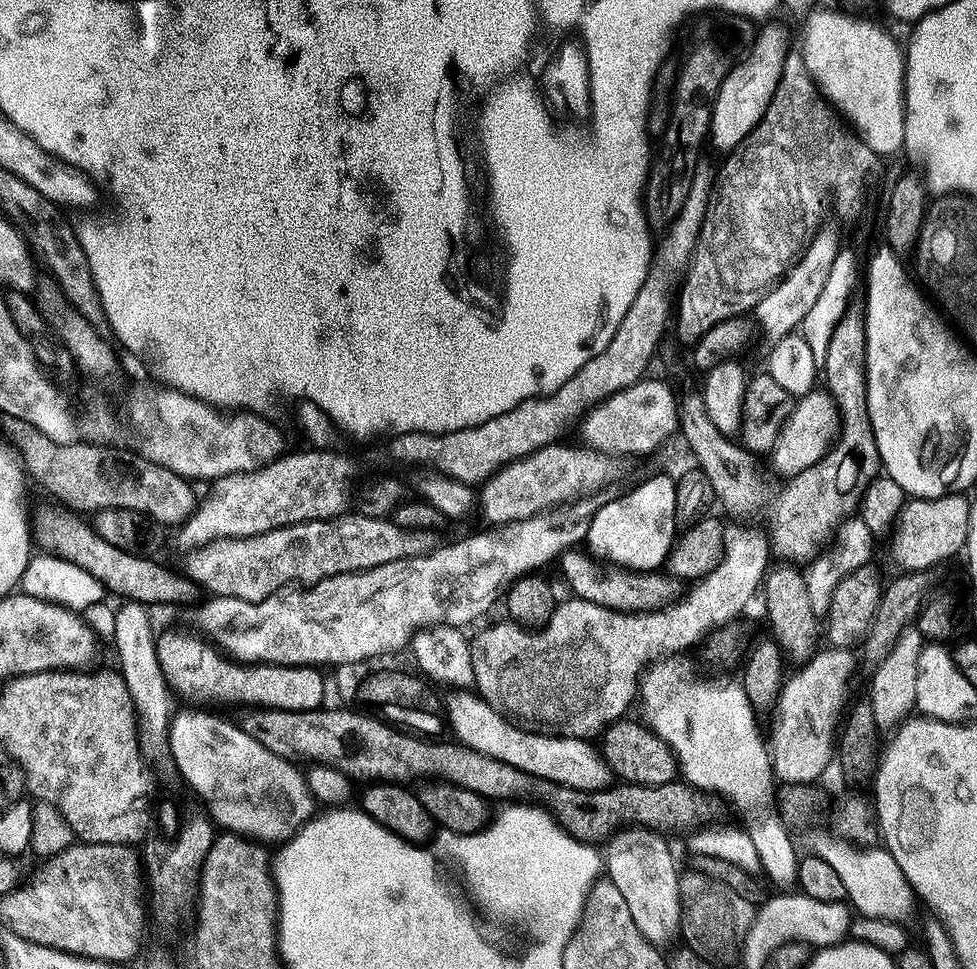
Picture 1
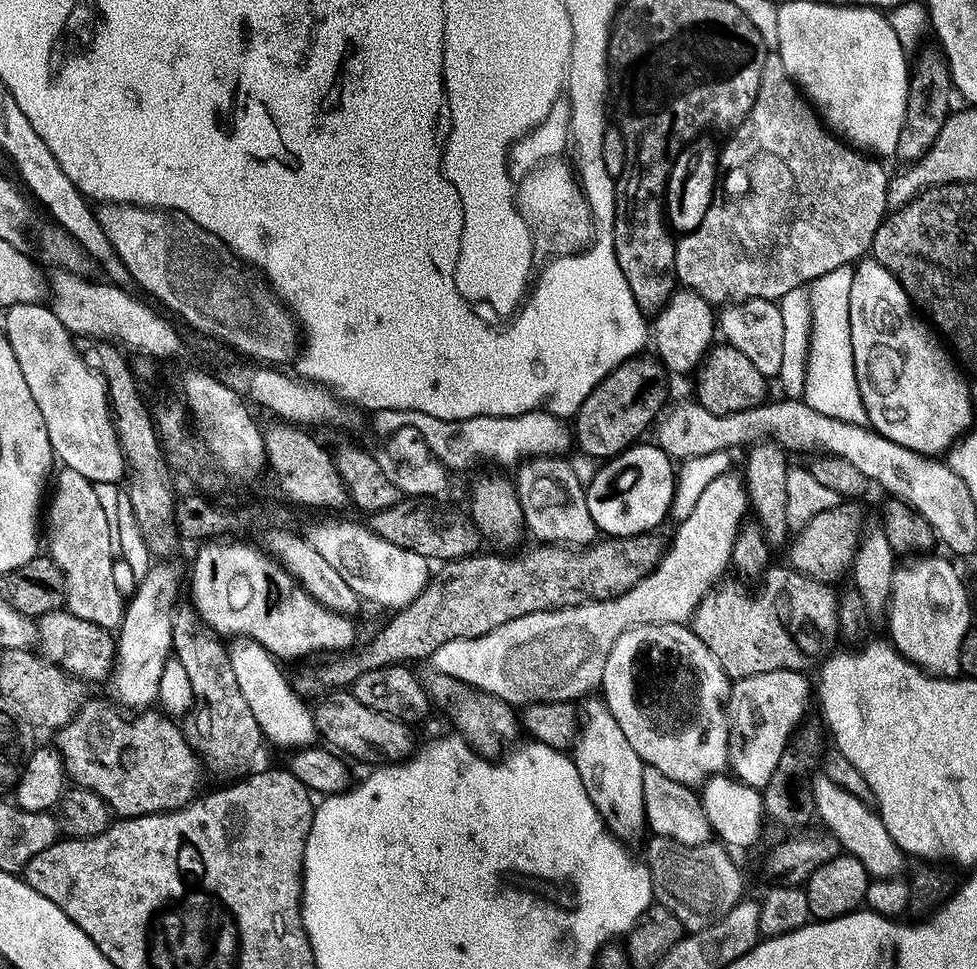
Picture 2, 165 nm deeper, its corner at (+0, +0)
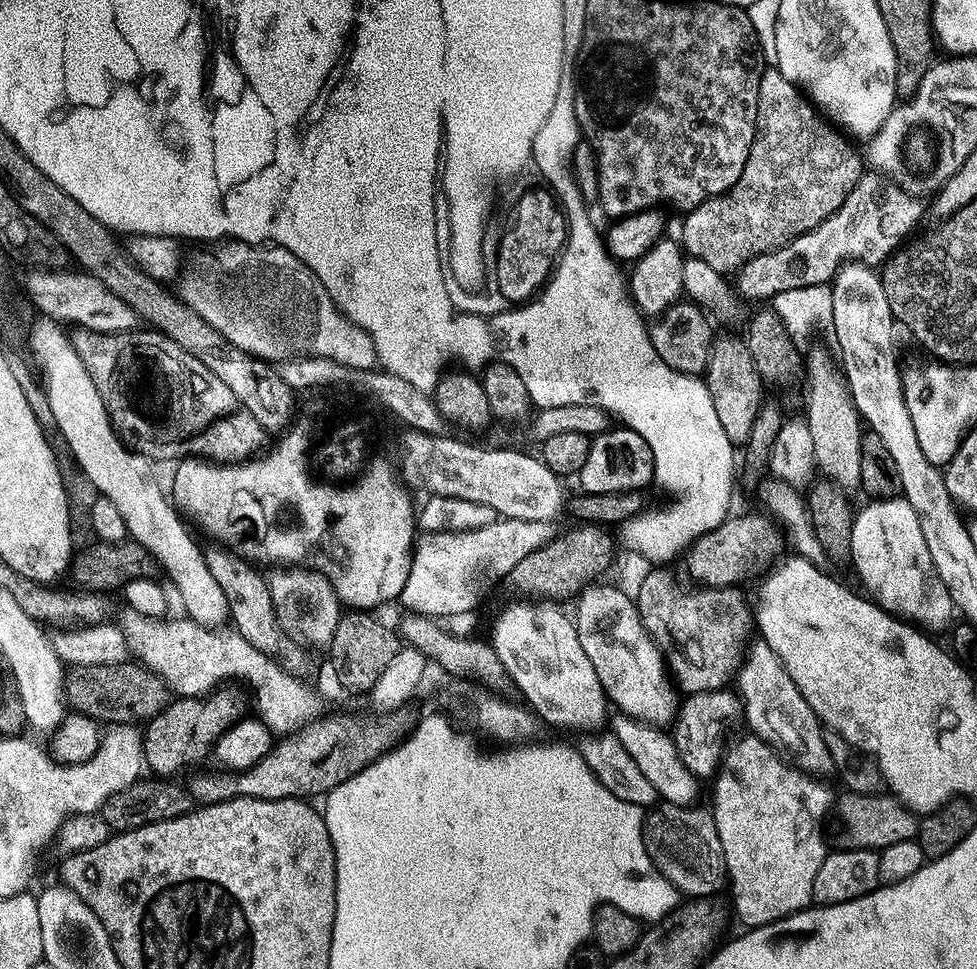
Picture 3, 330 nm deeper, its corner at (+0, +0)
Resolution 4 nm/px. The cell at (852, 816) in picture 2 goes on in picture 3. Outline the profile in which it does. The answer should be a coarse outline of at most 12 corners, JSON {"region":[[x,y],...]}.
{"region":[[767,644],[734,688],[749,729],[791,767],[827,777],[824,725]]}

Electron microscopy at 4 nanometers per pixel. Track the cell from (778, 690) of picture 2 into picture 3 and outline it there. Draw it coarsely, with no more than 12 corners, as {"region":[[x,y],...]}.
{"region":[[732,690],[694,692],[670,739],[693,776],[721,767],[724,731],[742,712]]}

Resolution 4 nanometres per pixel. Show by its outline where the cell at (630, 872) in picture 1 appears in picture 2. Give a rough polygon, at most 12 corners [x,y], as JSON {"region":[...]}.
{"region":[[588,698],[570,755],[604,827],[646,828],[646,765],[603,699]]}

